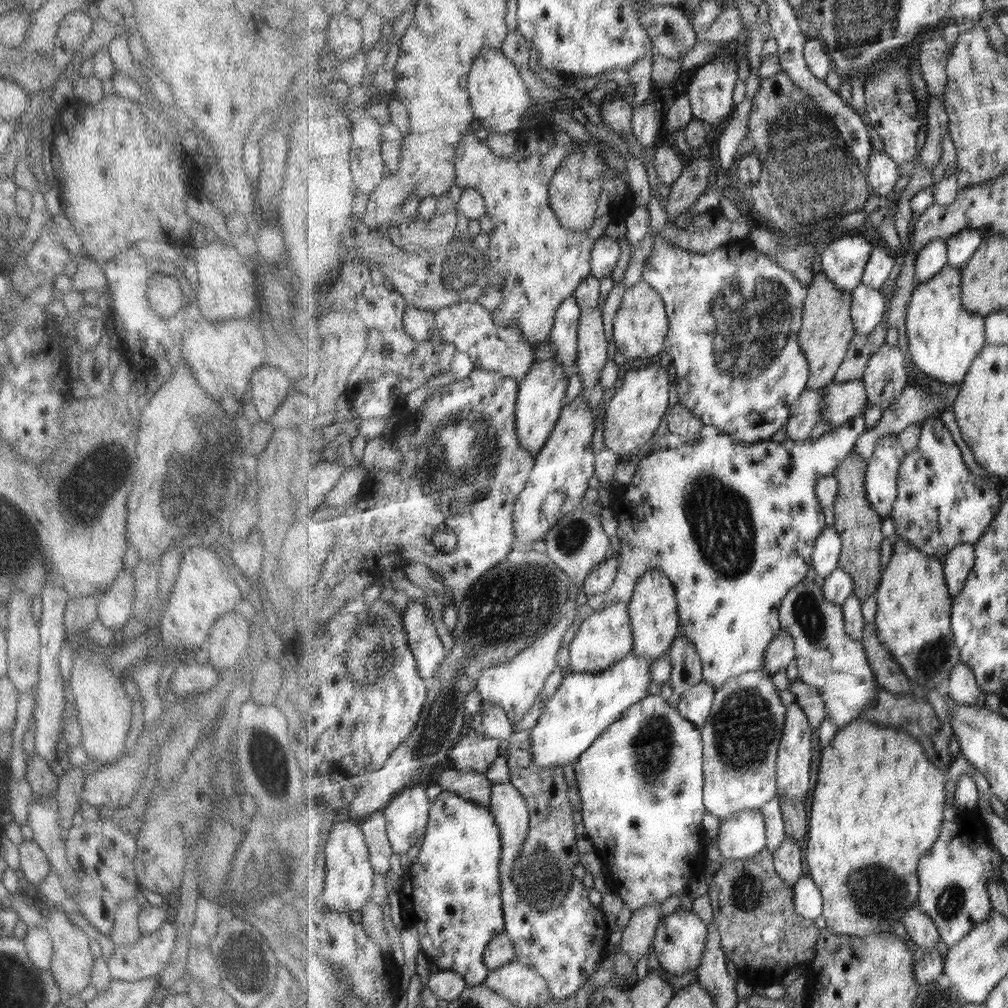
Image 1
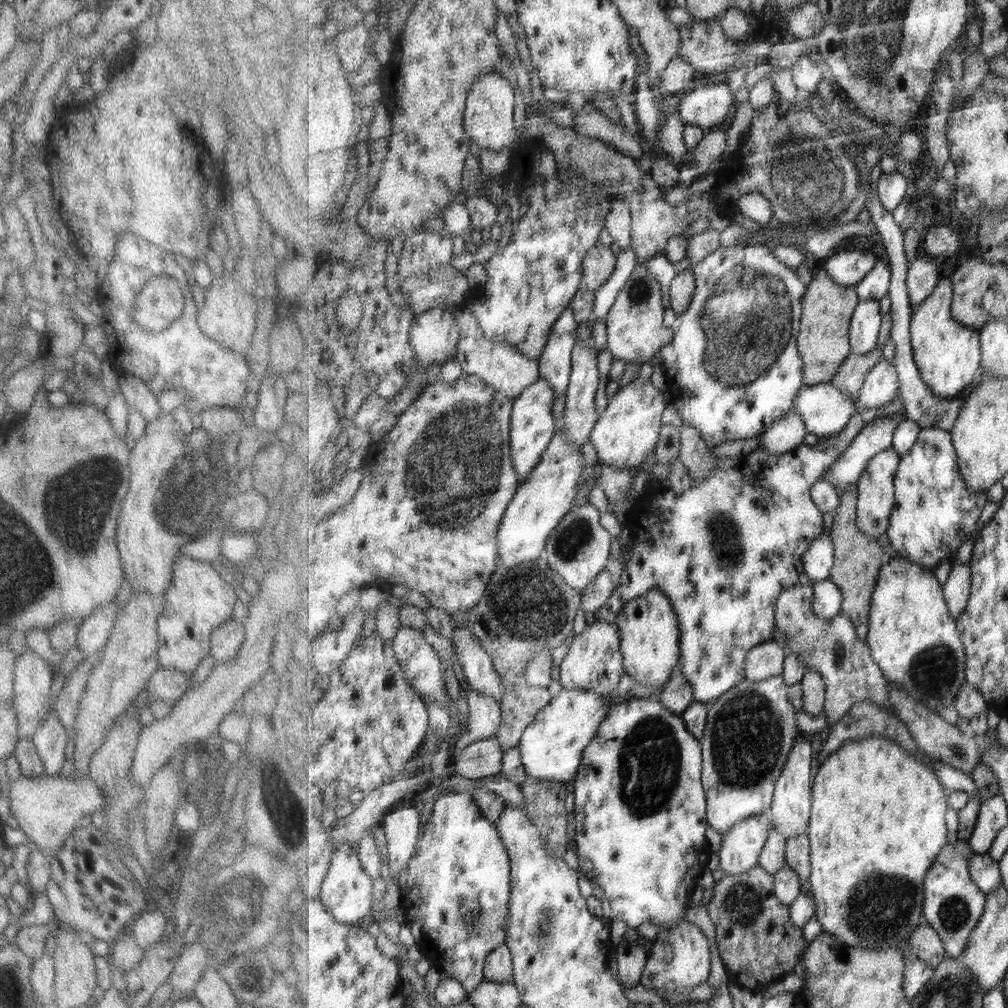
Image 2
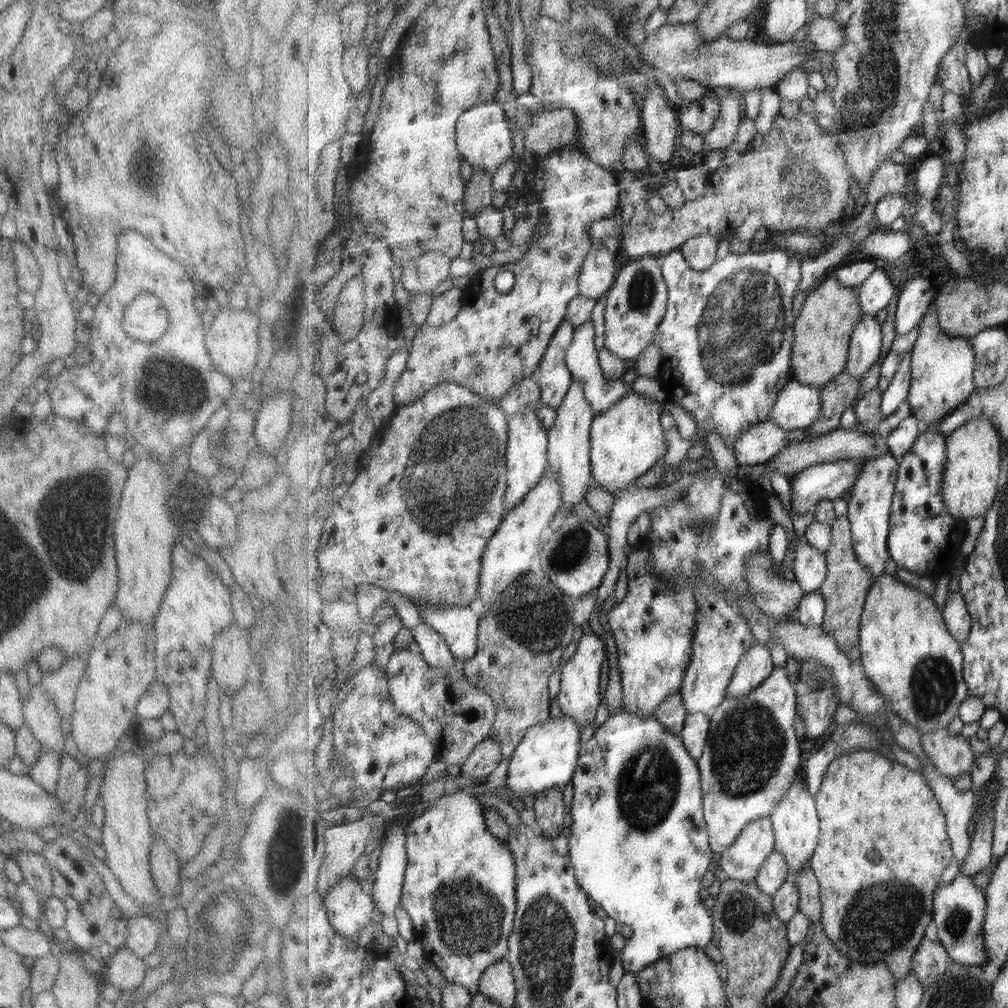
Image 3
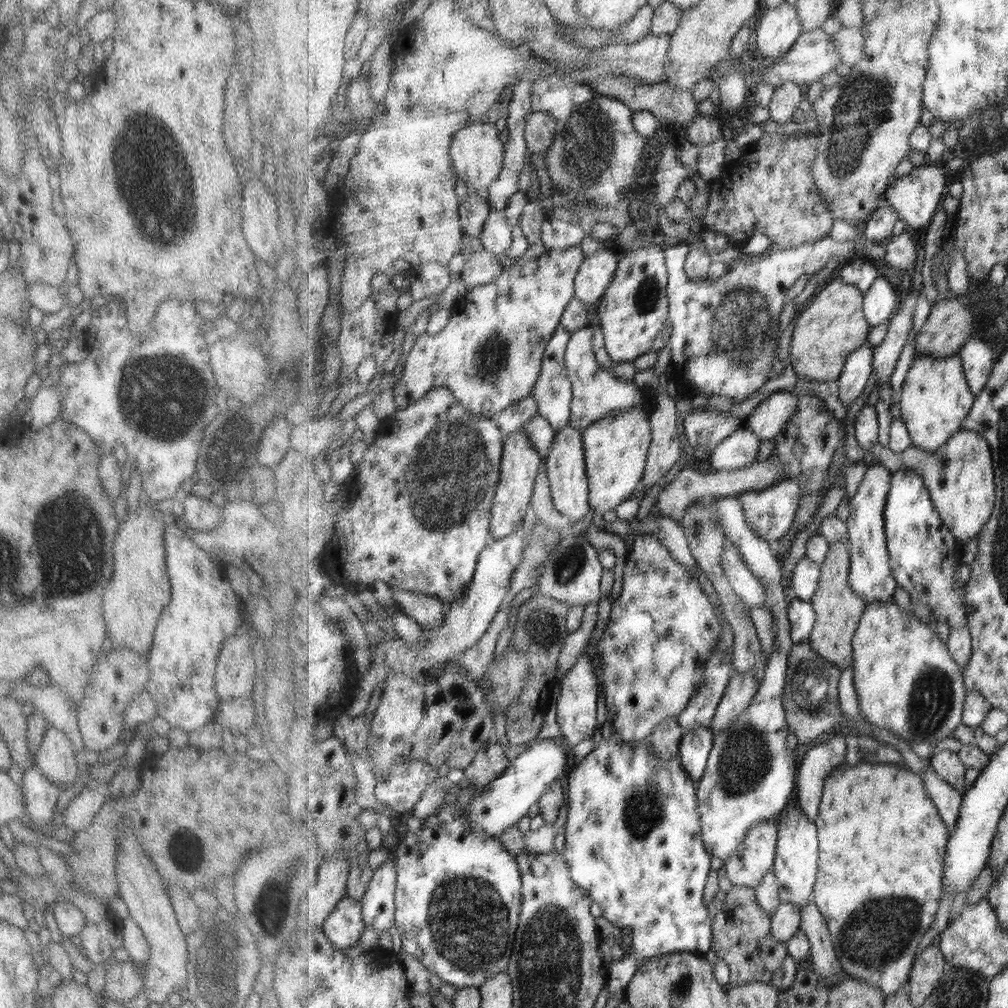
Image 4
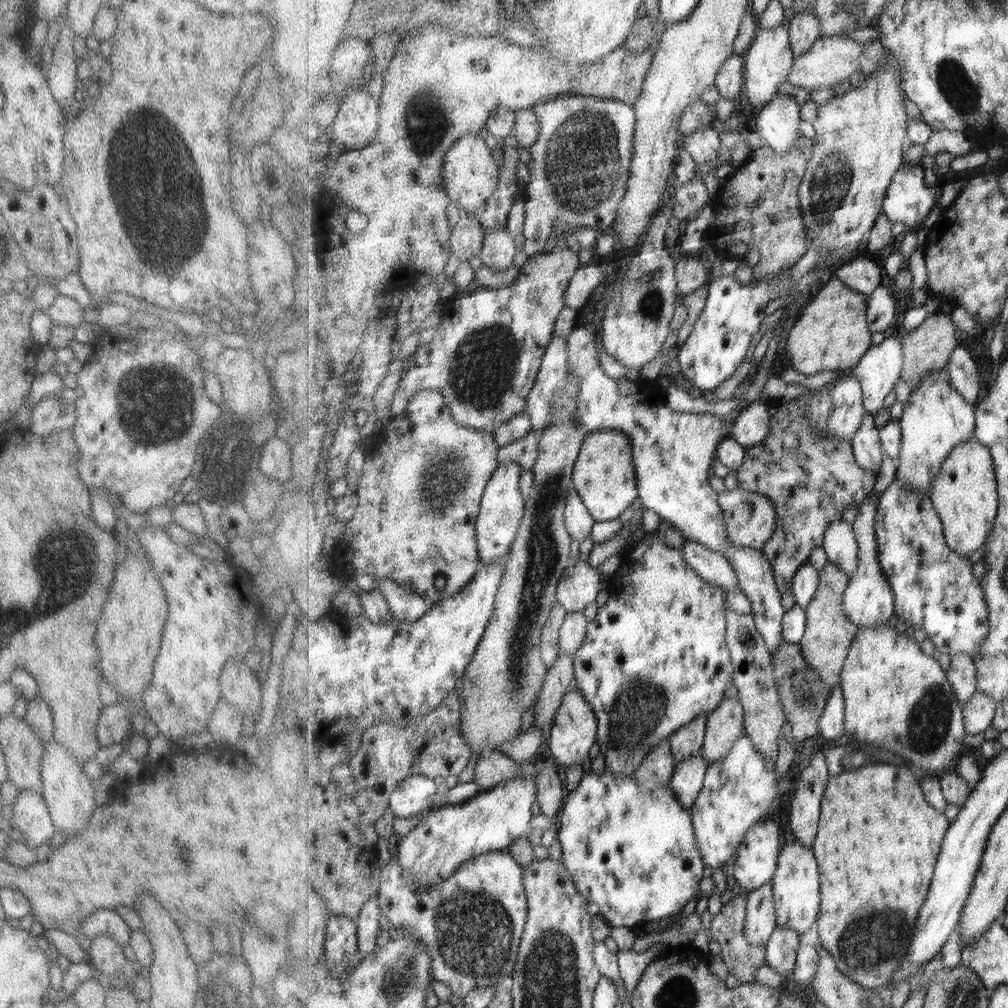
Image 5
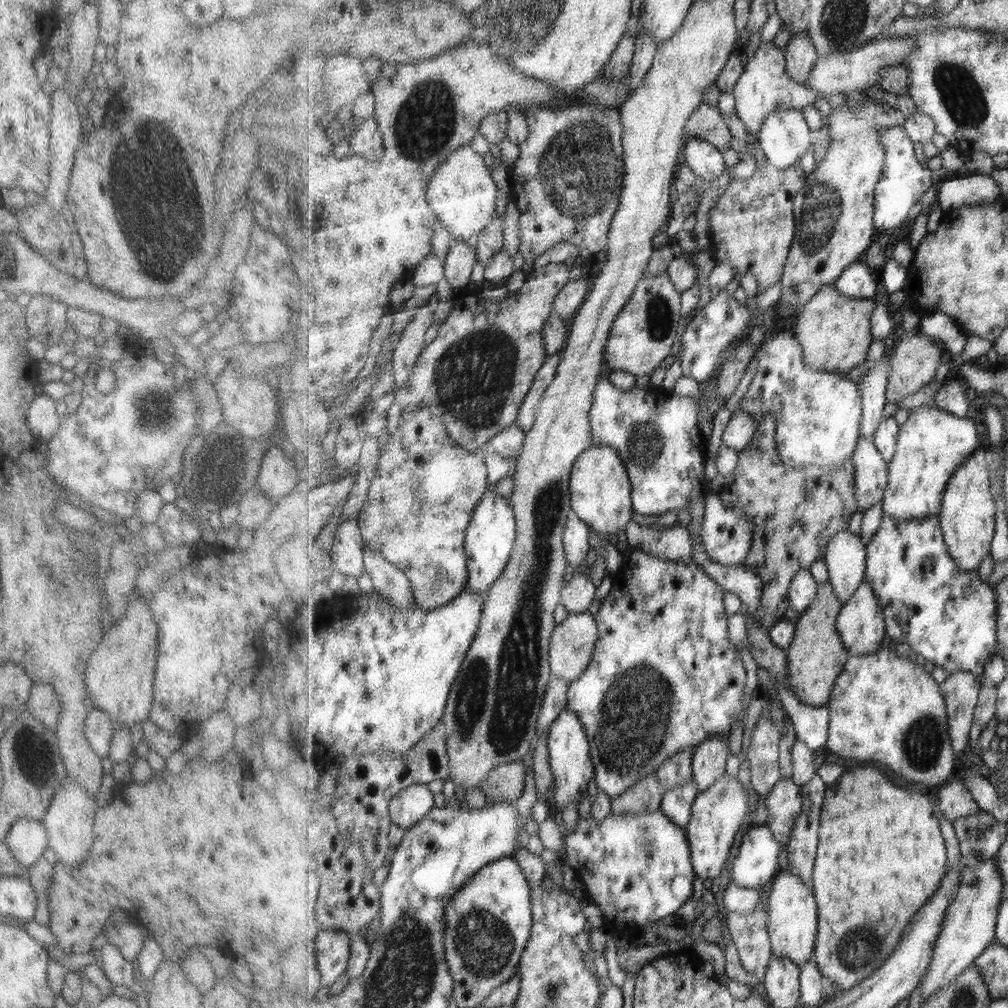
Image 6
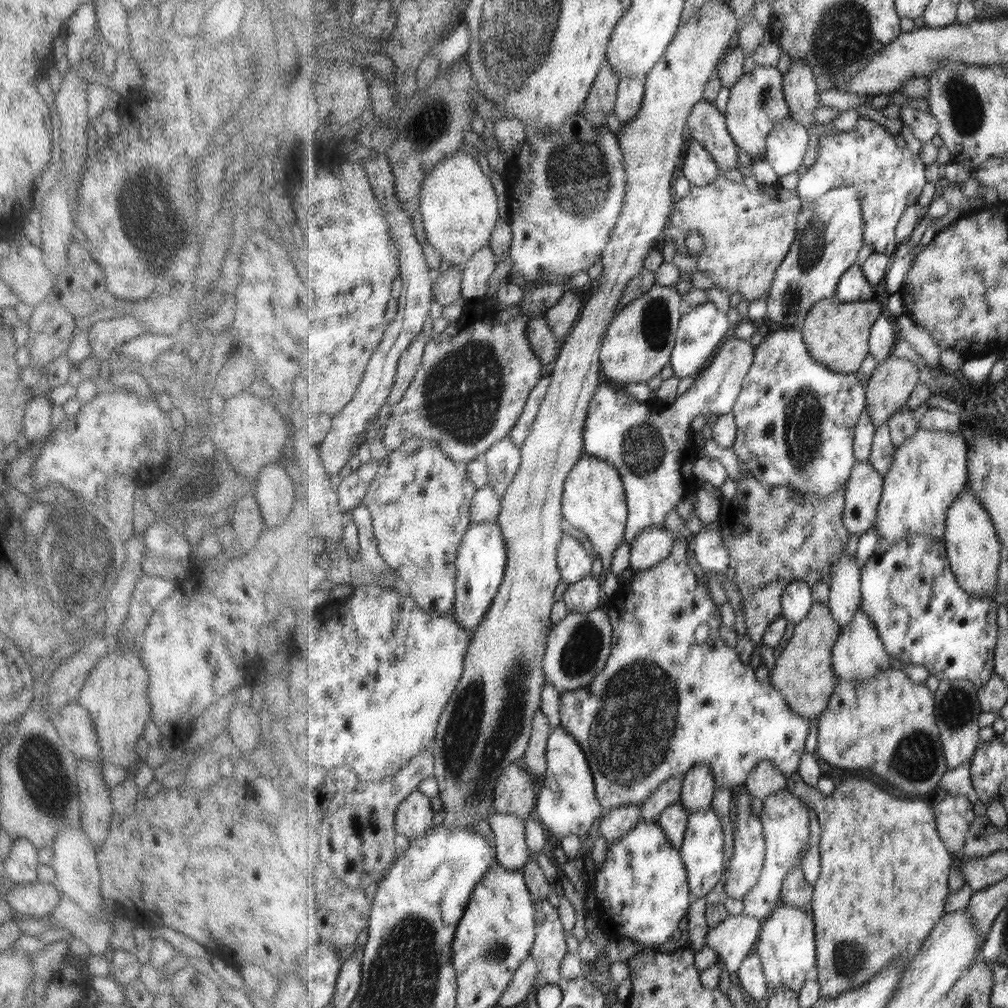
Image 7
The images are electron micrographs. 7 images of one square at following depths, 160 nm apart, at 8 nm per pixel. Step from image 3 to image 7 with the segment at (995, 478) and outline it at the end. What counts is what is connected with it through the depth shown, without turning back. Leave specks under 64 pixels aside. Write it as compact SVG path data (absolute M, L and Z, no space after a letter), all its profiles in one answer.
M968 486L948 510L944 543L949 562L961 588L973 596L995 596L999 594L998 578L1002 563L1004 544L997 536L993 519Z

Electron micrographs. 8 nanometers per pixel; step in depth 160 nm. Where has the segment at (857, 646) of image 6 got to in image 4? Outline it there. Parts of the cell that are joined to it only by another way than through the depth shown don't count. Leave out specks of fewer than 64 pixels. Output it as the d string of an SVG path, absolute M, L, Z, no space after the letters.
M872 462L868 466L865 480L861 483L857 494L849 500L849 516L847 518L850 532L849 543L852 562L850 565L849 582L853 592L863 597L863 600L870 602L887 602L892 600L897 590L898 582L892 573L890 565L890 554L886 535L886 514L885 505L894 473L880 463Z

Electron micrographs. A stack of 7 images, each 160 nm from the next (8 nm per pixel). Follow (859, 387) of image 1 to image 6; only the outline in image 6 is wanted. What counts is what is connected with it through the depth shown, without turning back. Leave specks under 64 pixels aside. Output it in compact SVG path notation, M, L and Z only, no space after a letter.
M743 410L733 412L723 431L722 445L739 451L745 450L756 435L758 426L759 424L752 414Z

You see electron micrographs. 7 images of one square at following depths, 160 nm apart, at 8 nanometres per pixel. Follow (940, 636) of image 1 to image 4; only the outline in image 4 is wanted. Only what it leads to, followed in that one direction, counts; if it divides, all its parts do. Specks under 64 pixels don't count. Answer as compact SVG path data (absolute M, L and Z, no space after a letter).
M895 601L870 602L861 619L852 642L855 660L855 689L859 695L860 713L871 725L887 729L920 750L949 737L959 724L964 724L964 705L967 690L964 670L949 654L948 644L943 644L931 628L921 622L911 606L904 610Z

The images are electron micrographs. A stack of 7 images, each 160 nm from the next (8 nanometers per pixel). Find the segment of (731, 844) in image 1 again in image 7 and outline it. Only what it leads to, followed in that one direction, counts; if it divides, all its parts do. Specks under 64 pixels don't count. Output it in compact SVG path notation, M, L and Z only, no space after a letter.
M742 786L737 798L736 829L733 833L734 850L723 878L723 889L728 895L729 904L735 908L760 881L765 864L767 842L764 835L764 822L760 816L751 814L751 802L753 802L753 796L749 794L745 786Z

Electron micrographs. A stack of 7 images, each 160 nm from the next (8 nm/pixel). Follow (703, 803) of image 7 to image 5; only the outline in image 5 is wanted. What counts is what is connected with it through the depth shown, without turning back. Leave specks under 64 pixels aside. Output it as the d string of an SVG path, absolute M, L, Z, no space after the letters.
M725 699L719 710L710 713L708 718L702 755L713 764L716 760L724 760L745 732L741 699Z

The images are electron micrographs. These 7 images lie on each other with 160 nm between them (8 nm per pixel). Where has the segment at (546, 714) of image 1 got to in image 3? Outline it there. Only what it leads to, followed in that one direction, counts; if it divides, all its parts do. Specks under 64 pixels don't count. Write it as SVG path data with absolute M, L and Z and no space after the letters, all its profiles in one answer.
M566 714L562 718L547 718L547 721L537 724L527 732L523 741L516 748L509 760L506 786L515 797L522 799L525 795L537 796L544 790L572 782L573 775L579 768L581 752L581 725Z

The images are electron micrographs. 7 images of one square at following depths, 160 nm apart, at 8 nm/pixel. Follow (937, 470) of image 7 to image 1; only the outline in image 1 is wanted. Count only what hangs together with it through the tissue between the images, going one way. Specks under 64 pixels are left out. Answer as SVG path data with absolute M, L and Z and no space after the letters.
M945 268L927 282L918 284L906 309L906 336L910 360L927 377L947 384L961 384L985 348L985 317L969 313L962 303L962 274L959 268Z

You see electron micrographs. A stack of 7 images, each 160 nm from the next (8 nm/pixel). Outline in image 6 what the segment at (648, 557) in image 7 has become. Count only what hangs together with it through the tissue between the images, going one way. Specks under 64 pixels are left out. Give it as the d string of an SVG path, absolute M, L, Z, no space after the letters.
M632 520L625 533L633 548L640 548L651 556L687 564L694 563L693 537L689 534L688 527L675 523L658 530L656 526L647 528Z

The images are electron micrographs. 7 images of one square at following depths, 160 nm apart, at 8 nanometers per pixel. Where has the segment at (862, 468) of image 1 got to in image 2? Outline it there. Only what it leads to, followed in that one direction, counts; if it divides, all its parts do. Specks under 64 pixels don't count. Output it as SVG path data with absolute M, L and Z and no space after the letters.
M858 483L848 486L841 494L840 505L833 512L830 537L834 542L834 567L829 579L841 589L843 600L840 614L848 616L857 628L868 622L872 605L872 594L884 565L884 548L874 536L867 536L858 526Z

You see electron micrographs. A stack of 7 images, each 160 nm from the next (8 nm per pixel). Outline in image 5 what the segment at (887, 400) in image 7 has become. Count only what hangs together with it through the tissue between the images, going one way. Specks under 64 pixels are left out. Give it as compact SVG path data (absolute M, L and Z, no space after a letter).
M934 313L917 330L905 332L902 336L903 352L905 355L902 380L911 387L923 380L928 374L942 370L949 364L953 351L961 344L961 337L951 320L951 314Z

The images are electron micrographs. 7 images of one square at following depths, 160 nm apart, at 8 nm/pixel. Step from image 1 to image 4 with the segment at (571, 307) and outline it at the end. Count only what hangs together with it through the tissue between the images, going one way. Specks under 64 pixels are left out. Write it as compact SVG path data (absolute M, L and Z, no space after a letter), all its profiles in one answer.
M561 326L548 342L548 348L545 351L544 361L542 362L542 371L536 388L532 392L539 403L538 414L544 416L556 431L565 428L570 423L572 413L571 405L574 390L564 359L570 338L571 333L567 333L565 327Z

